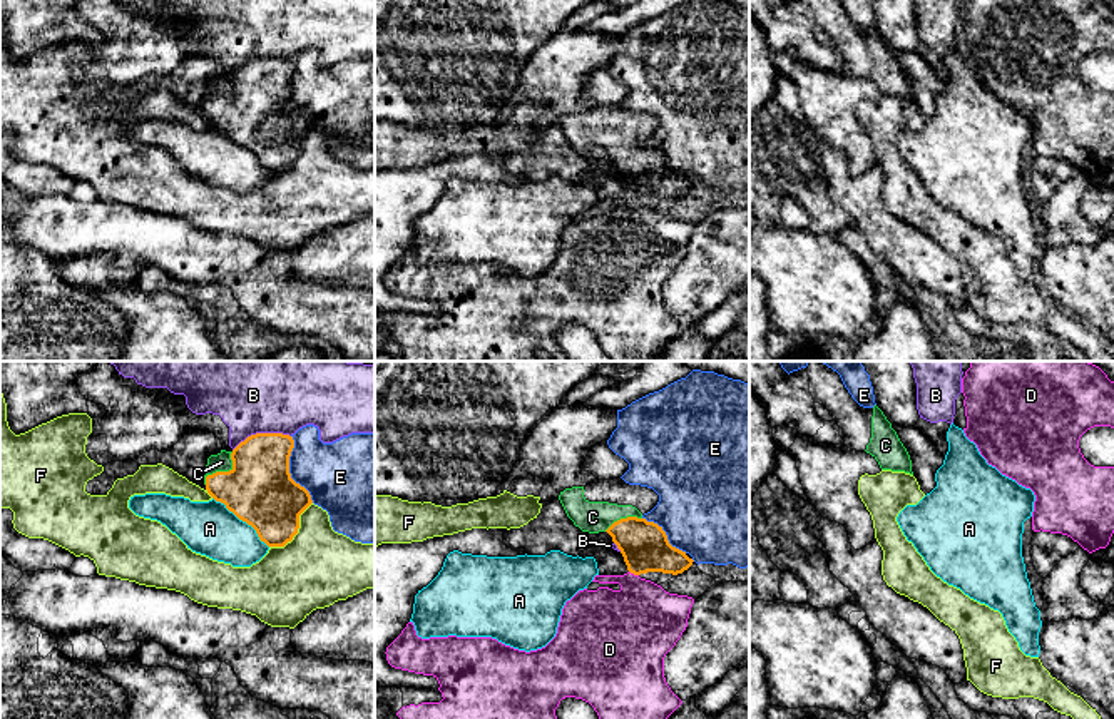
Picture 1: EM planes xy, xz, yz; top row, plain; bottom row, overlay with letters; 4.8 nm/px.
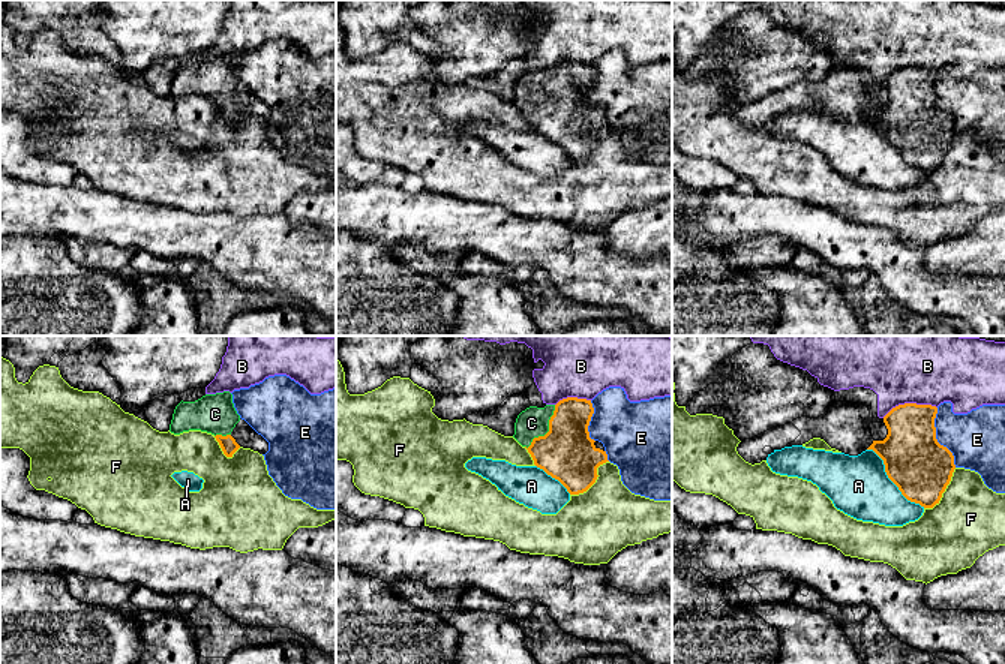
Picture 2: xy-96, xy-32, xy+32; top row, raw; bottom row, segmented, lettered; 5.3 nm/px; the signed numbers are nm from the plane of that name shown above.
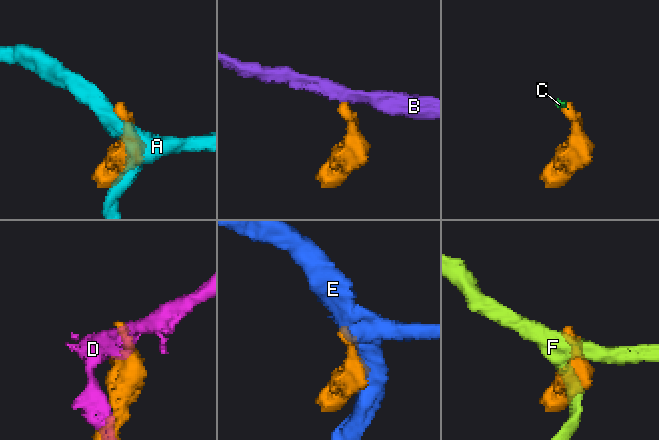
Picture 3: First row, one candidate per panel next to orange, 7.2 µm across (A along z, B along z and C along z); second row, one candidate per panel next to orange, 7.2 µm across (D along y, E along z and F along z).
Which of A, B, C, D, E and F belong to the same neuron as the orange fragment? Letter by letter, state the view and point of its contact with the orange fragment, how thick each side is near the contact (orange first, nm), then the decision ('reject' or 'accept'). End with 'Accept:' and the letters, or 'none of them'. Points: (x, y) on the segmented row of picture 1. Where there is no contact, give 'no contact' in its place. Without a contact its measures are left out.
A: meets orange in xy at (243, 520); 320 nm thick on the orange side, 260 nm on the other; reject
B: meets orange in xy at (261, 433); 320 nm thick on the orange side, 500 nm on the other; reject
C: meets orange in xy at (223, 472); 320 nm thick on the orange side, 90 nm on the other; accept
D: meets orange in xz at (634, 574); 240 nm thick on the orange side, 380 nm on the other; reject
E: meets orange in xy at (288, 470); 320 nm thick on the orange side, 320 nm on the other; reject
F: meets orange in xy at (296, 532); 320 nm thick on the orange side, 380 nm on the other; reject
Accept: C

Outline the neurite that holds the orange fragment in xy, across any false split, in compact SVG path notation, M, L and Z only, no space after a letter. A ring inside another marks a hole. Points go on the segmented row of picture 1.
M256 433L233 451L211 455L207 493L251 525L268 547L284 547L299 528L299 515L313 503L289 473L294 440L283 433Z

